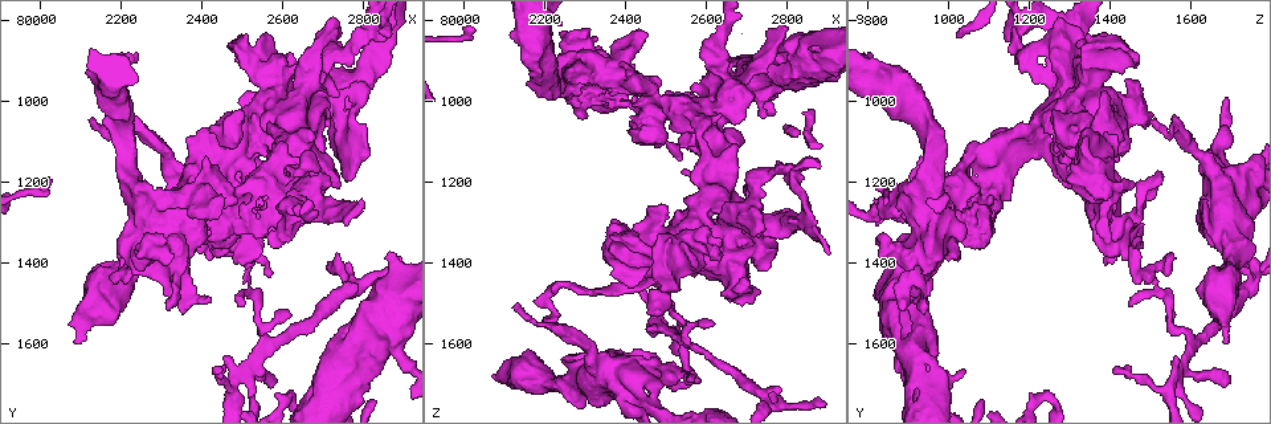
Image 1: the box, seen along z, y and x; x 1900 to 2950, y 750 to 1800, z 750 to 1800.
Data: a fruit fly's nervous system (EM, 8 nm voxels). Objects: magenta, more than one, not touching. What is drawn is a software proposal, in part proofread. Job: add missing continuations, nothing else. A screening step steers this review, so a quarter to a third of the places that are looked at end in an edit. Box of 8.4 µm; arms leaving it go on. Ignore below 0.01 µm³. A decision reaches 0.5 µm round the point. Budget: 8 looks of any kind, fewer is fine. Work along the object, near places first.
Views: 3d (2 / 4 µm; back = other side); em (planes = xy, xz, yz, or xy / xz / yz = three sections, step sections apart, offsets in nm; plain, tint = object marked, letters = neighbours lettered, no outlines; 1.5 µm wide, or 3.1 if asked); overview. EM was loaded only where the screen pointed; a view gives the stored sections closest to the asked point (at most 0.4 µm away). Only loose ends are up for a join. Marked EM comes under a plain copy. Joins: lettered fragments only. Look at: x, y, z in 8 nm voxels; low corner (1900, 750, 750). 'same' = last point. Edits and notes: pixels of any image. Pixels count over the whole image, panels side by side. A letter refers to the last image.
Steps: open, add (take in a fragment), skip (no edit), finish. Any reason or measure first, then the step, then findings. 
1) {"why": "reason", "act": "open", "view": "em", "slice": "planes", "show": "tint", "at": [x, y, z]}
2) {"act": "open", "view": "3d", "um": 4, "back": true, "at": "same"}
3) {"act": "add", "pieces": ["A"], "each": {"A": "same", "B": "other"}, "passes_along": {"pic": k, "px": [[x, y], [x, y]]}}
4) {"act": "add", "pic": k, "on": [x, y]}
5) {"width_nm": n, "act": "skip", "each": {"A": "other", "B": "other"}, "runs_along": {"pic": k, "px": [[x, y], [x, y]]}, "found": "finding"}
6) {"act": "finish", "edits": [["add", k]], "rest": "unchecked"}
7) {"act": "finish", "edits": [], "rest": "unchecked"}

{"why": "branch stops here", "act": "open", "view": "3d", "um": 4, "at": [2095, 1600, 1690]}

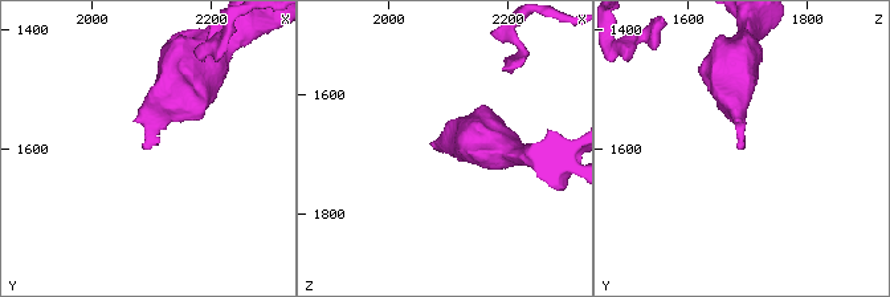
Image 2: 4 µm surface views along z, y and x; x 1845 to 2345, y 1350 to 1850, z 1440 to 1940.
{"why": "now the EM", "act": "open", "view": "em", "slice": "planes", "show": "letters", "at": [2090, 1600, 1690]}

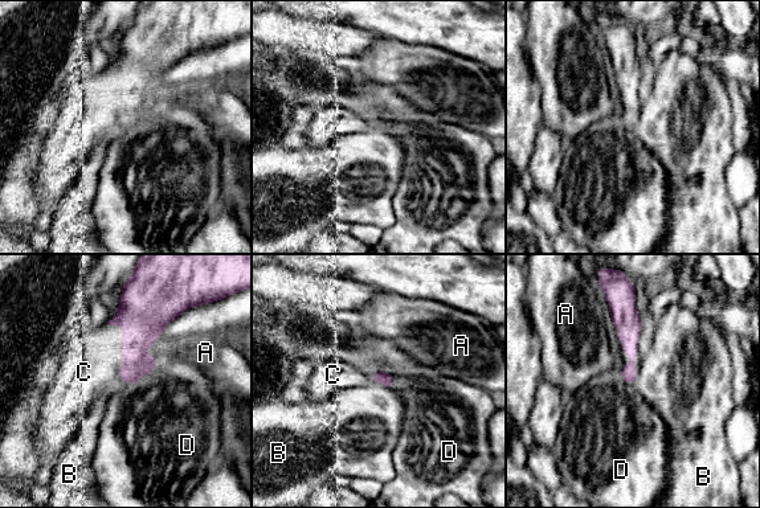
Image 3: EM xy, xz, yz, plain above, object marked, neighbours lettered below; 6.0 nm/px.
{"longest_contact_nm": ["B", 130], "act": "add", "pieces": ["C"], "each": {"A": "other", "B": "other", "C": "same", "D": "other"}, "passes_along": {"pic": 3, "px": [[137, 335], [119, 372], [84, 372]]}, "found": "it goes on there"}

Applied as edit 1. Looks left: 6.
{"why": "an open end", "act": "open", "view": "3d", "um": 4, "at": [2135, 1035, 1515]}

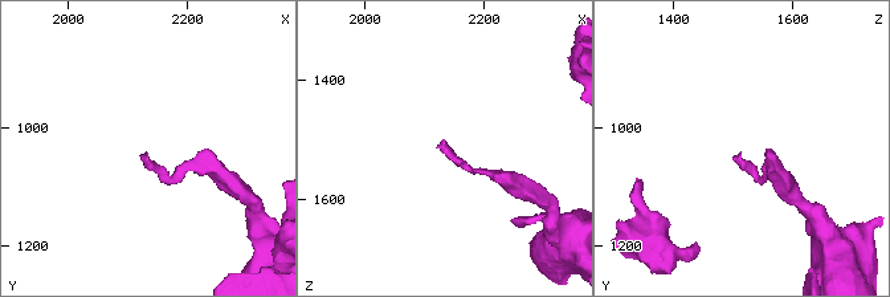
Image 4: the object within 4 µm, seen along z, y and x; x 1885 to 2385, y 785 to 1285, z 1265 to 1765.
{"act": "open", "view": "em", "slice": "planes", "show": "letters", "at": [2135, 1040, 1520]}

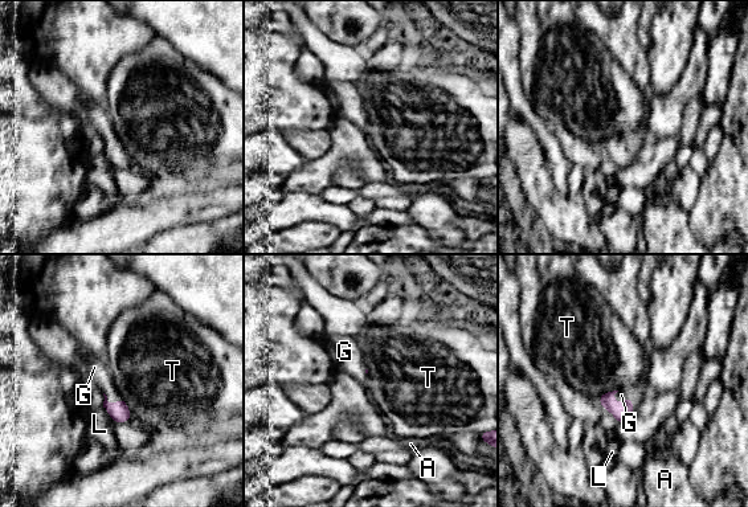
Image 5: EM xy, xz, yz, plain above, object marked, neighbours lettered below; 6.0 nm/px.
{"longest_contact_nm": ["T", 140], "act": "add", "pieces": ["G"], "each": {"A": "other", "G": "same", "L": "other", "T": "other"}, "found": "the neuron continues"}

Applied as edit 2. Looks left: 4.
{"act": "open", "view": "overview"}

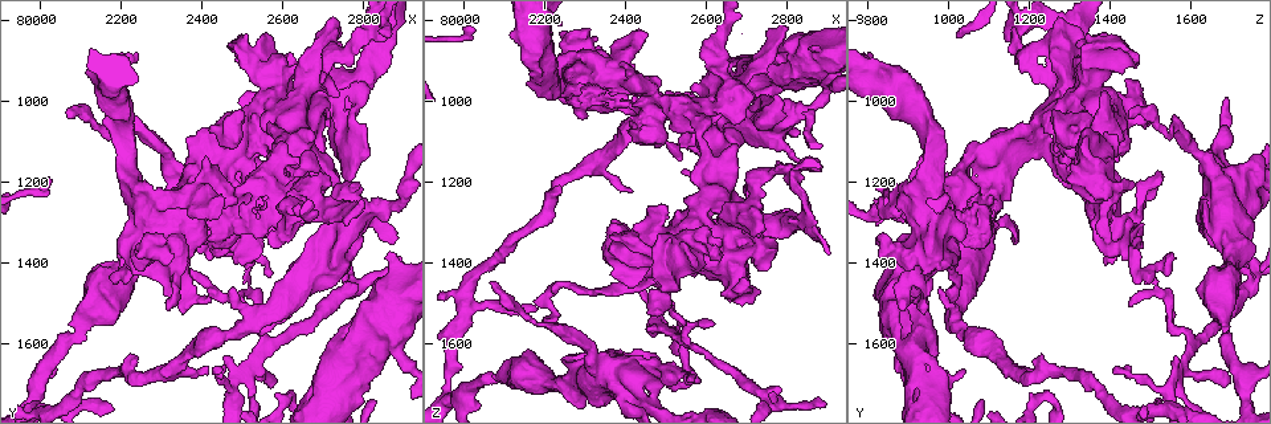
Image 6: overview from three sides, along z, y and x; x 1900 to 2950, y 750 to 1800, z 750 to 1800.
{"why": "an open end", "act": "open", "view": "em", "slice": "planes", "show": "letters", "at": [2560, 995, 1695]}

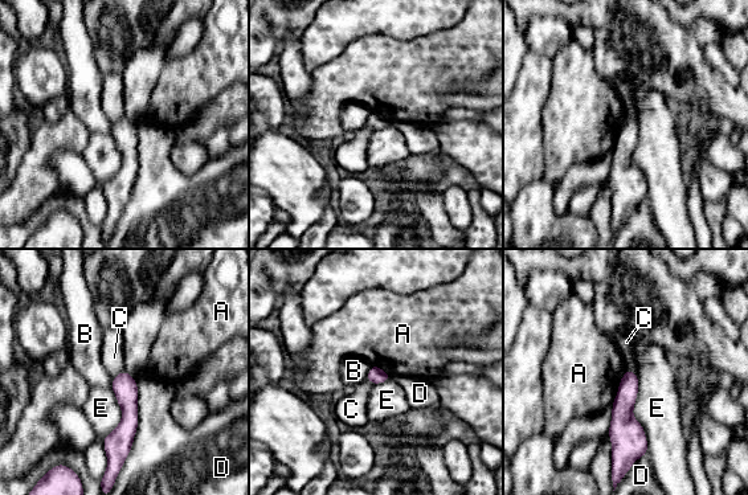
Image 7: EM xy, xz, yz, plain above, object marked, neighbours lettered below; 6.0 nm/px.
{"width_nm": 100, "act": "skip", "each": {"A": "other", "B": "other", "C": "other", "D": "other", "E": "other"}, "found": "no lettered fragment goes on from it"}

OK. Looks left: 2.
{"act": "finish", "edits": [["add", 3], ["add", 5]], "rest": "unchecked"}

